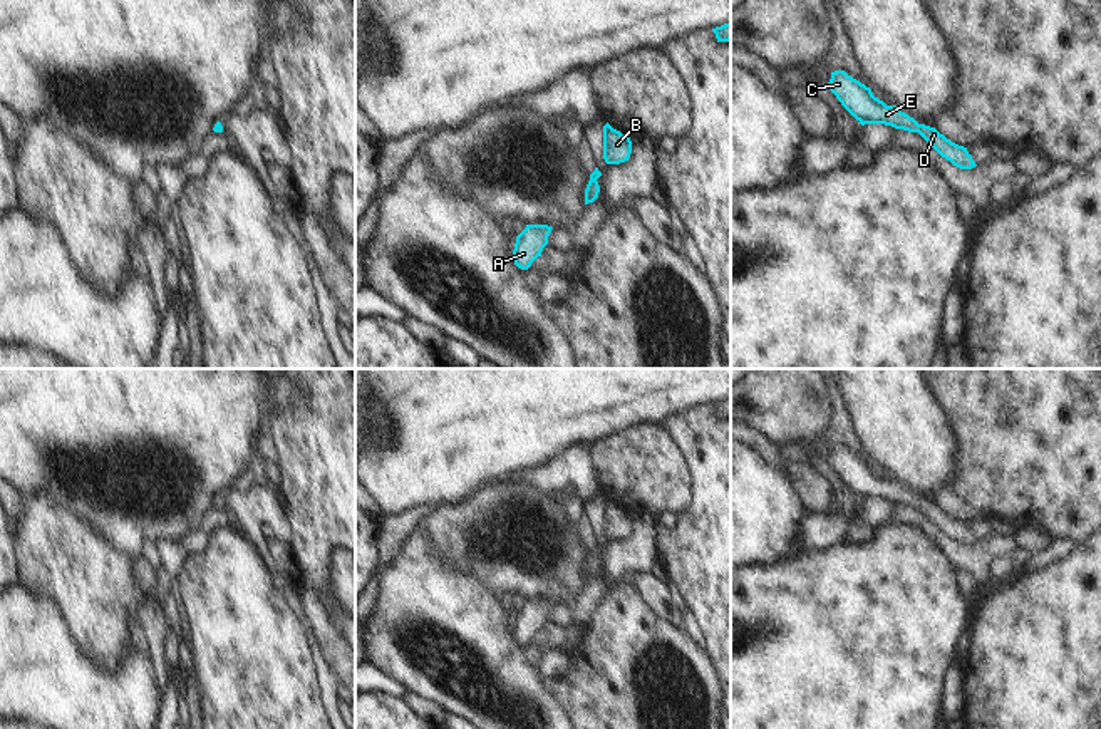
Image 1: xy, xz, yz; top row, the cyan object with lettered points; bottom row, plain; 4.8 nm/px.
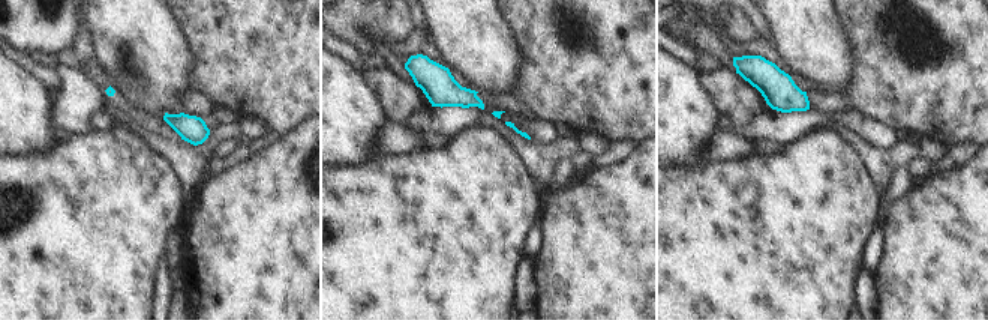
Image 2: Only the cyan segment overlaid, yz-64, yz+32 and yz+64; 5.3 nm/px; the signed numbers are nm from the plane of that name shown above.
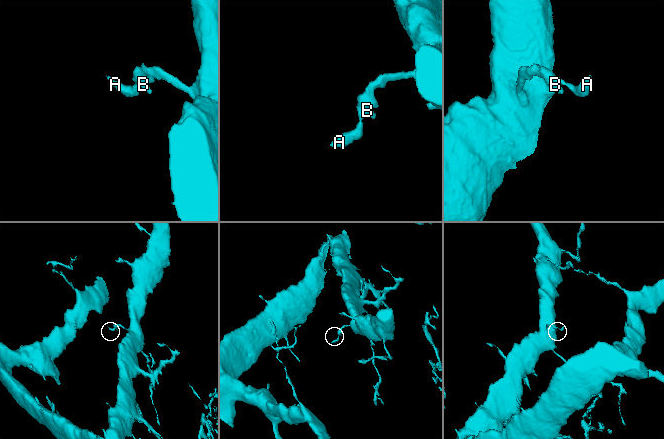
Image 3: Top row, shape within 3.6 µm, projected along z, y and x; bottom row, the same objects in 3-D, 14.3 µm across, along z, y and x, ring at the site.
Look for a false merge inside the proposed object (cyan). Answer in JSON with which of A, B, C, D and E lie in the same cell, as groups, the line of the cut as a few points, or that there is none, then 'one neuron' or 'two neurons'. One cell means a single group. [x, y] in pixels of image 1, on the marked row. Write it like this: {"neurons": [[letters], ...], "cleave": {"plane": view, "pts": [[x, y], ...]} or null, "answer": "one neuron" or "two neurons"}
{"neurons": [["A", "B", "C", "D", "E"]], "cleave": null, "answer": "one neuron"}

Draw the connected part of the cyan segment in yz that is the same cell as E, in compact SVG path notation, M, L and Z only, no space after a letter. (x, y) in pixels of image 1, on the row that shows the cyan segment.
M845 70L831 72L830 90L841 106L861 124L885 124L908 132L918 132L942 158L960 169L975 168L967 147L959 146L940 134L935 127L918 124L897 106L886 106L873 96L871 89L848 75Z

